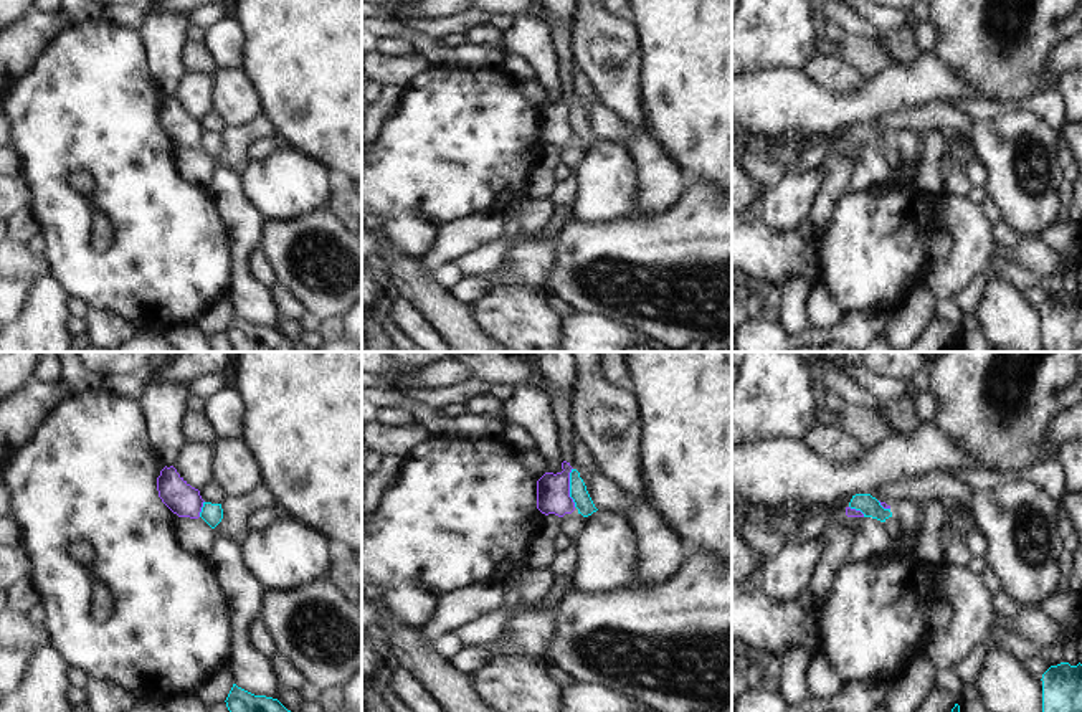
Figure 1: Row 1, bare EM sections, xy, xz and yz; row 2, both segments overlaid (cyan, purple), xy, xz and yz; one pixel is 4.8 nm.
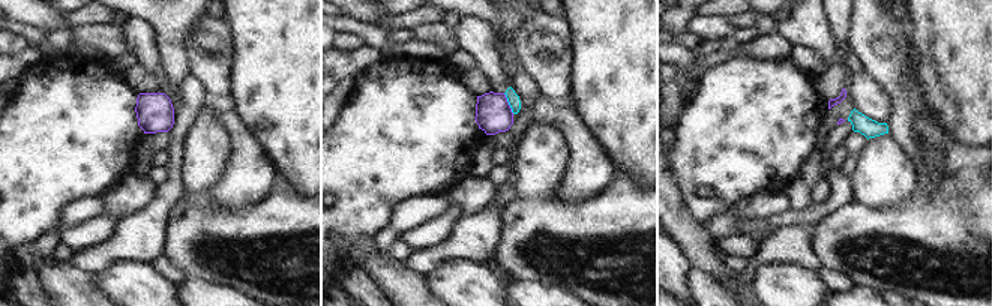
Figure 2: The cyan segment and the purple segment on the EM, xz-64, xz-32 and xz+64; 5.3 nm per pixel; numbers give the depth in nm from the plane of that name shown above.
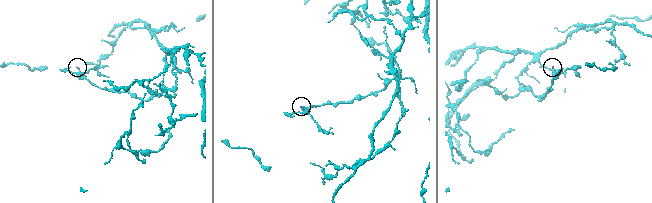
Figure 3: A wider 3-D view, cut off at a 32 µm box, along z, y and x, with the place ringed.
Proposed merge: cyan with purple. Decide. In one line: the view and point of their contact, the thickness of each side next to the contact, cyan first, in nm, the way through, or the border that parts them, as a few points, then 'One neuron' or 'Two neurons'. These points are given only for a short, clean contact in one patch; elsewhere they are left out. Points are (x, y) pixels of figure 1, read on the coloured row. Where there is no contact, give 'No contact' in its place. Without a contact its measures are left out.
Touches cyan at xz (570, 488). Thickness 90 nm (cyan) against 160 nm. Boundary: xz (572, 468), (570, 498), (575, 506). Two neurons

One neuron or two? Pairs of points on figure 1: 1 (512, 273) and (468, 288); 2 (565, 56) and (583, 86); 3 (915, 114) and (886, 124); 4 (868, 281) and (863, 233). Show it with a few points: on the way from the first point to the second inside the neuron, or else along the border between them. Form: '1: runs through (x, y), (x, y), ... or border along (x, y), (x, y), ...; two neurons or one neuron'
1: runs through (501, 276), (479, 286); one neuron
2: border along (574, 65), (570, 70), (572, 98); two neurons
3: runs through (909, 119), (892, 123); one neuron
4: runs through (868, 270), (868, 245); one neuron

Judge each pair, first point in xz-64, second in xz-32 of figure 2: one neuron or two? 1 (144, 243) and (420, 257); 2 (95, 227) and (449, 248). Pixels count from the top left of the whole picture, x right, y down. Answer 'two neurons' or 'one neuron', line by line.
1: one neuron
2: two neurons

